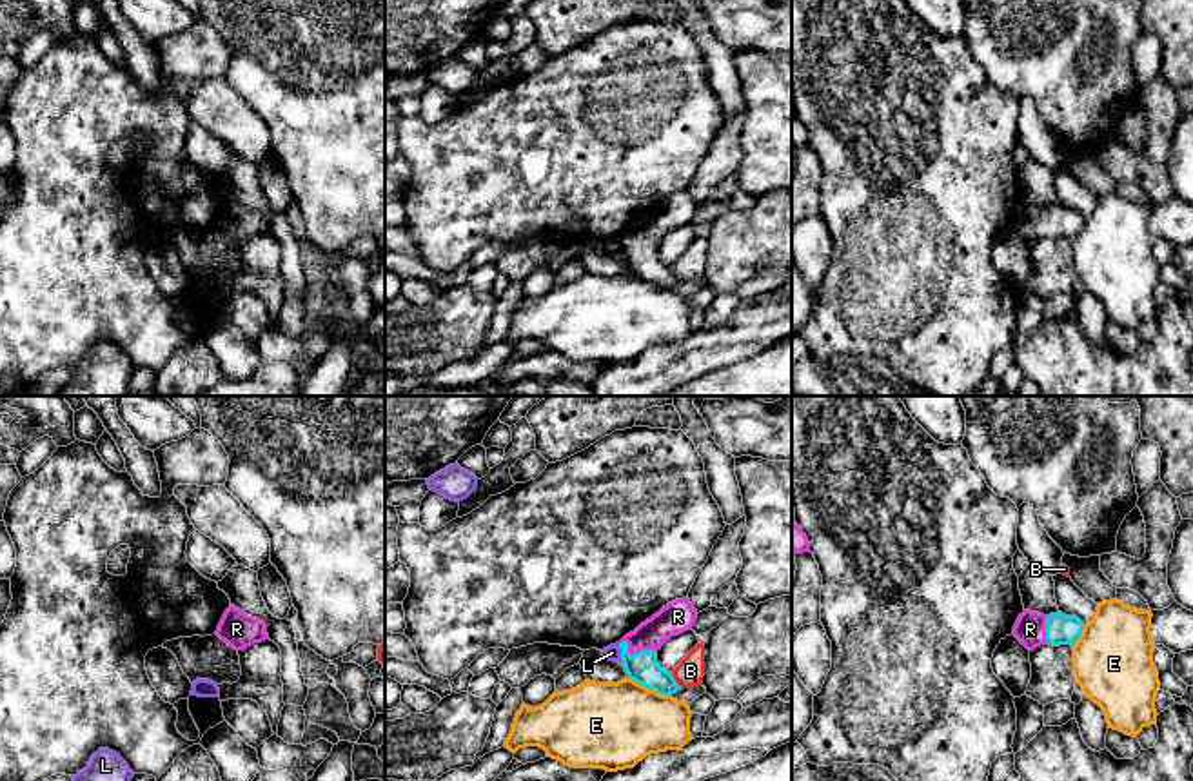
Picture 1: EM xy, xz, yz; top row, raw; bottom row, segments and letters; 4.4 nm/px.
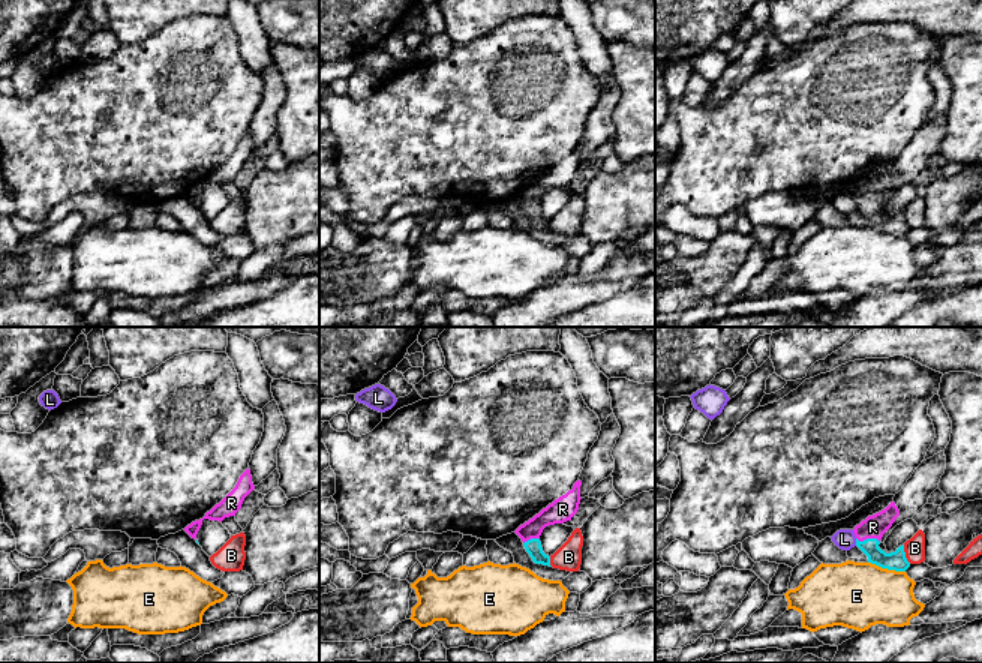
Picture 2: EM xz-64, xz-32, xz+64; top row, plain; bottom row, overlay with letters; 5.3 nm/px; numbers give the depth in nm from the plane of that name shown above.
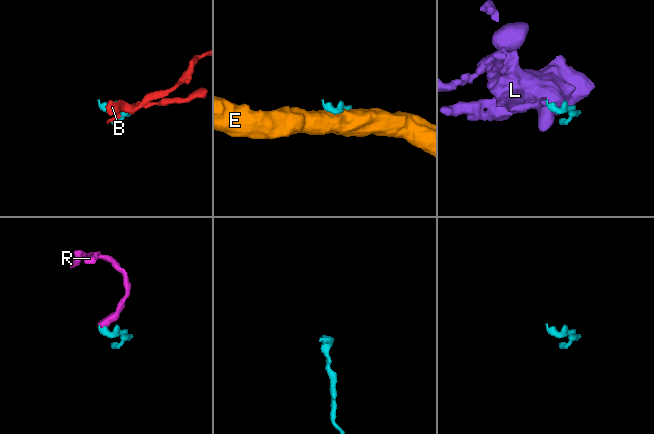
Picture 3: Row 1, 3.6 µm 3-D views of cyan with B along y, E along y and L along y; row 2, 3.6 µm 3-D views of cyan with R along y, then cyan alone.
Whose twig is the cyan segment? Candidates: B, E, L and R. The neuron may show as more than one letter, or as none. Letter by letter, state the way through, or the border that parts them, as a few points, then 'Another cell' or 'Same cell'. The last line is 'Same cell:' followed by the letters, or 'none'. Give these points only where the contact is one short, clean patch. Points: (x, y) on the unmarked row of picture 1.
B: Another cell
E: Another cell
L: Another cell
R: Path across: xz (641, 260), (634, 247), (667, 215), (676, 211). Same cell
Same cell: R

